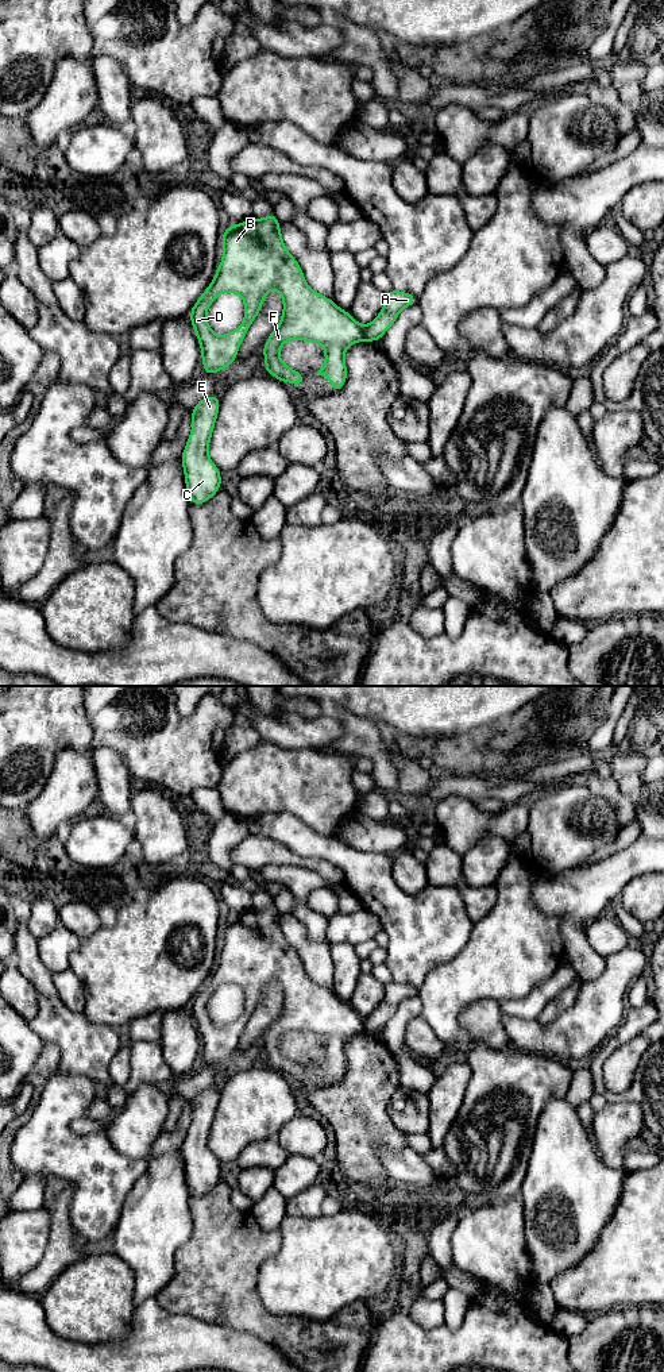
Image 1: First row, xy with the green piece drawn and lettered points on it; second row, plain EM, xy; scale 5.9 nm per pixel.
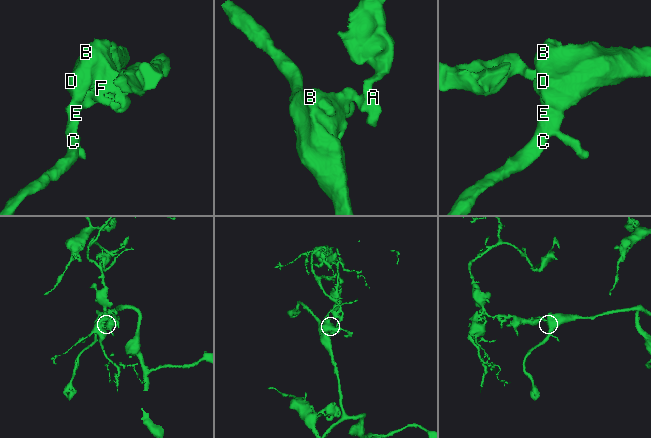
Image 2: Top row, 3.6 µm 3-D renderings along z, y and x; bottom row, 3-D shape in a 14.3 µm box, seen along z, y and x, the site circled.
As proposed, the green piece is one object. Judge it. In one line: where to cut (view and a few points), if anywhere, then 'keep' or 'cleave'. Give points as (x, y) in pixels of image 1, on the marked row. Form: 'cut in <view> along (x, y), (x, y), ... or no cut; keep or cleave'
cut in xy along (362, 326), (365, 339); cleave

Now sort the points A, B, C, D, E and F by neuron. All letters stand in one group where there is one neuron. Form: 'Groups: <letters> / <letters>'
Groups: A / B C D E F

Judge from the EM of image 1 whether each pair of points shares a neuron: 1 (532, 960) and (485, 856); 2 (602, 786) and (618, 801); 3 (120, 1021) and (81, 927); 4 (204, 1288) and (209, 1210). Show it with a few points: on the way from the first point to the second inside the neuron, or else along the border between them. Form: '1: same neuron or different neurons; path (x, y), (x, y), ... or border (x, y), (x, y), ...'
1: different neurons; border (512, 852), (493, 883)
2: same neuron; path (606, 789), (614, 797)
3: different neurons; border (101, 927), (81, 941)
4: same neuron; path (209, 1270), (209, 1229)

